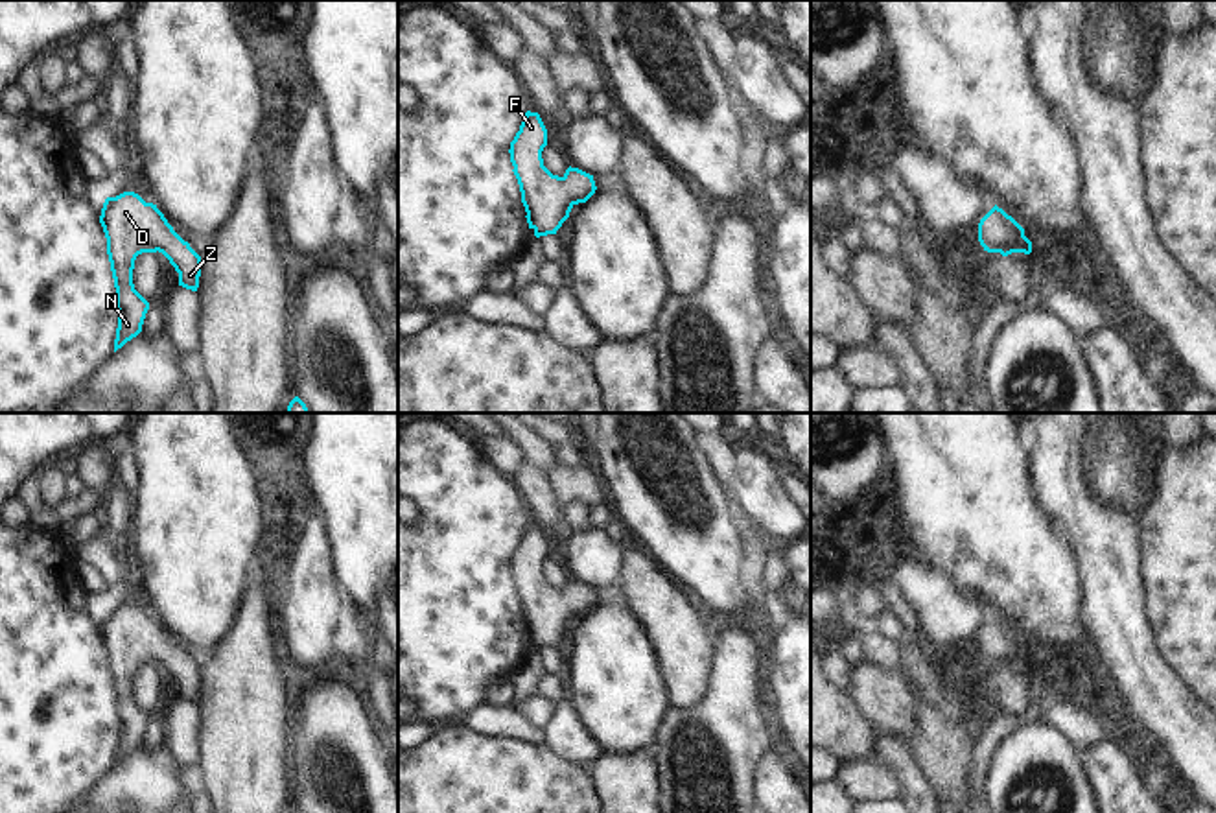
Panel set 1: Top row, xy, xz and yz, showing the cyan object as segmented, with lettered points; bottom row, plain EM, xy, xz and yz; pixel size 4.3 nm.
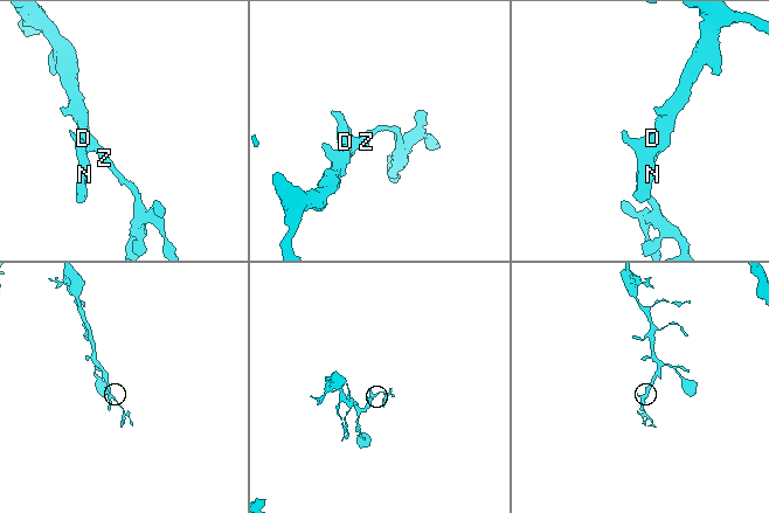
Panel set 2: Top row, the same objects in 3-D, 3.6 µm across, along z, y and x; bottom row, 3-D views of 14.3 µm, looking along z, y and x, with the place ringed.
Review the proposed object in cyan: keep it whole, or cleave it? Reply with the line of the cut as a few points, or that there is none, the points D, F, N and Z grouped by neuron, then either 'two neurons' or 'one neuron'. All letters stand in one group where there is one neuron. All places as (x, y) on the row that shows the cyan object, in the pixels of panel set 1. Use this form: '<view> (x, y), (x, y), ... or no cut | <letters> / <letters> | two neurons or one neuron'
no cut | D F N Z | one neuron

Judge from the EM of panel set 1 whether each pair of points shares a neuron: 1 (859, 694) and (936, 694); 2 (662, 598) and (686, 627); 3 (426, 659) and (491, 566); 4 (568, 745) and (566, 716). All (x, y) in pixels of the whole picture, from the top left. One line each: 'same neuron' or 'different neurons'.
1: different neurons
2: same neuron
3: same neuron
4: same neuron

